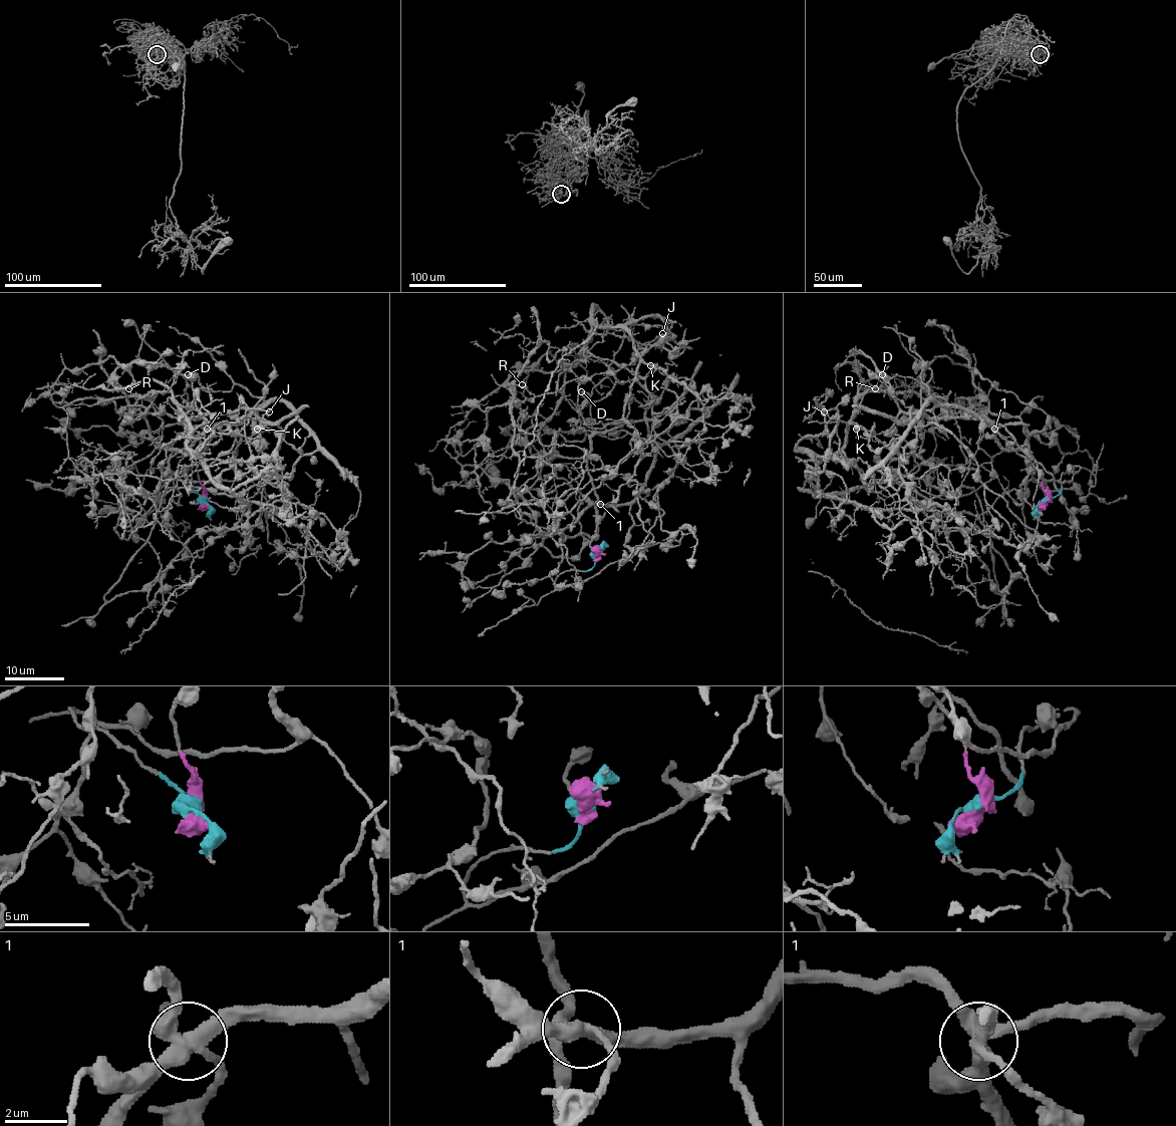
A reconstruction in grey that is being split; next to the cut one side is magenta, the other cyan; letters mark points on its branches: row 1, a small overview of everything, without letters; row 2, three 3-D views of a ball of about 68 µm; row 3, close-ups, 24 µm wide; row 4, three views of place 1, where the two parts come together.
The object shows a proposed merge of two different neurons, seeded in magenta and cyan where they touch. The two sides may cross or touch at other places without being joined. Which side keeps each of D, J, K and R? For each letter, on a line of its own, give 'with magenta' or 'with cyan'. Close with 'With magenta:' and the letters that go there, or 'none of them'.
D: with cyan
J: with magenta
K: with cyan
R: with magenta
With magenta: J, R

